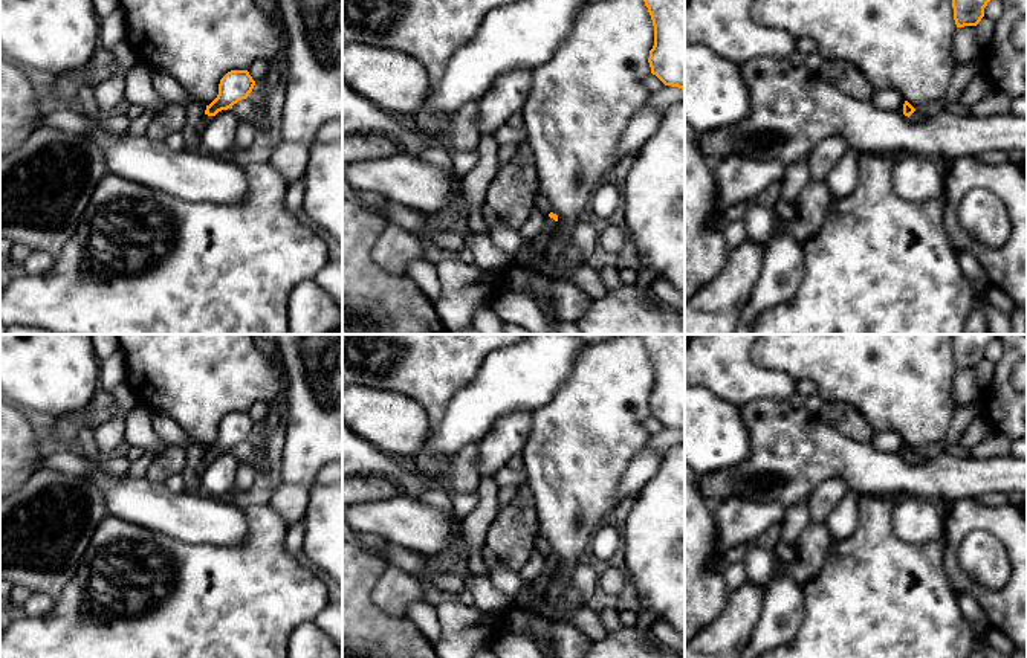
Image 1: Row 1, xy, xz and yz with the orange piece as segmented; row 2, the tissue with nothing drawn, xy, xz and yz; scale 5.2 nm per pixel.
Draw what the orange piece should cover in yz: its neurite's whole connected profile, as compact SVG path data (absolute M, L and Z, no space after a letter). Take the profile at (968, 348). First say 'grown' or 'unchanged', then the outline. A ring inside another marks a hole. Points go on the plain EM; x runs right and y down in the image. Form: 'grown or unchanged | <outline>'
unchanged | M952 334L954 362L957 369L977 368L984 350L998 334Z

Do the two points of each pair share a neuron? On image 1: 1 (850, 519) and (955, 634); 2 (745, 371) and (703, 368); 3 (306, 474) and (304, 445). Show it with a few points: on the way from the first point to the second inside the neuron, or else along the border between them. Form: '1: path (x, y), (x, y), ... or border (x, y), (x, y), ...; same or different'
1: border (861, 495), (856, 528), (847, 536), (832, 539); different
2: path (734, 373), (723, 373), (714, 368); same
3: path (304, 466), (304, 452); same

